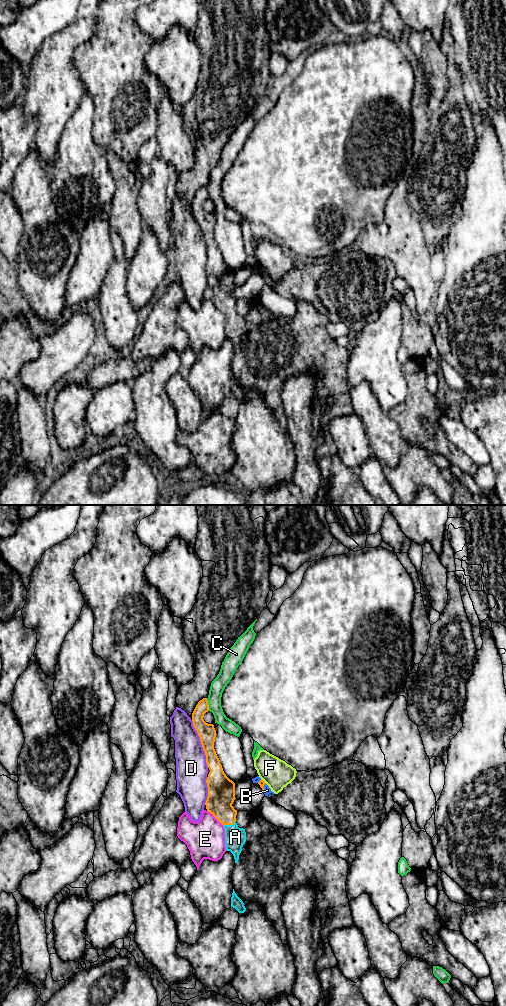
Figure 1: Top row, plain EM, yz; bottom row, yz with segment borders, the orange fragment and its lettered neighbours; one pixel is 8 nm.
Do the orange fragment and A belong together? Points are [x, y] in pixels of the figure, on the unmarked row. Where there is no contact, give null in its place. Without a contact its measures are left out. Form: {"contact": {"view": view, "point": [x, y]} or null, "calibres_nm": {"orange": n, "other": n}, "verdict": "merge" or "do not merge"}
{"contact": {"view": "yz", "point": [229, 312]}, "calibres_nm": {"orange": 220, "other": 170}, "verdict": "merge"}

